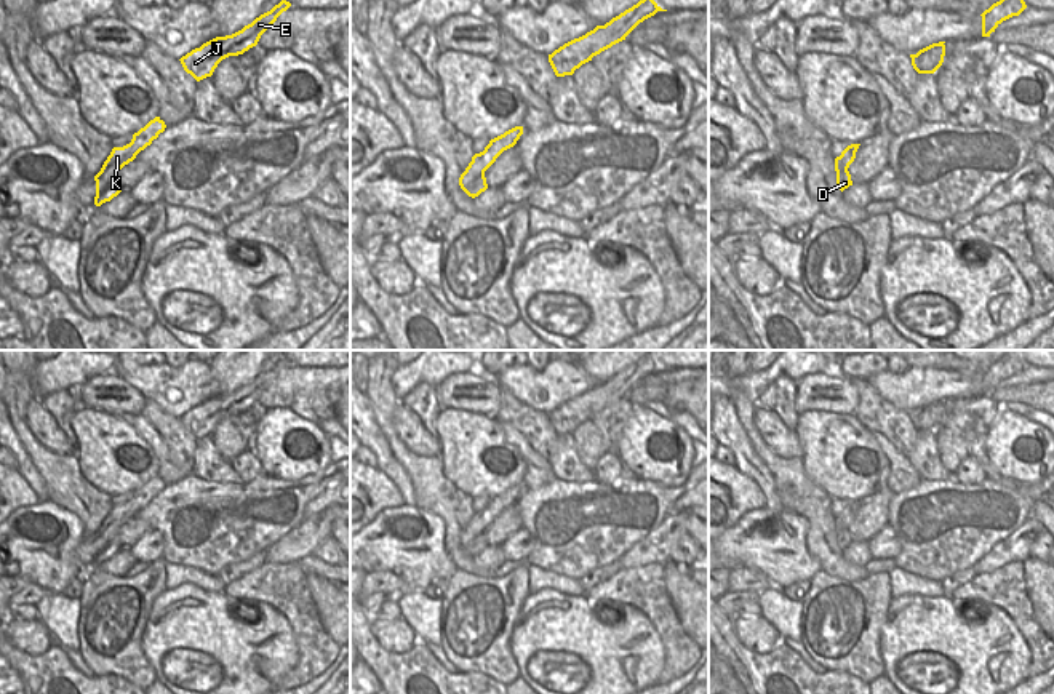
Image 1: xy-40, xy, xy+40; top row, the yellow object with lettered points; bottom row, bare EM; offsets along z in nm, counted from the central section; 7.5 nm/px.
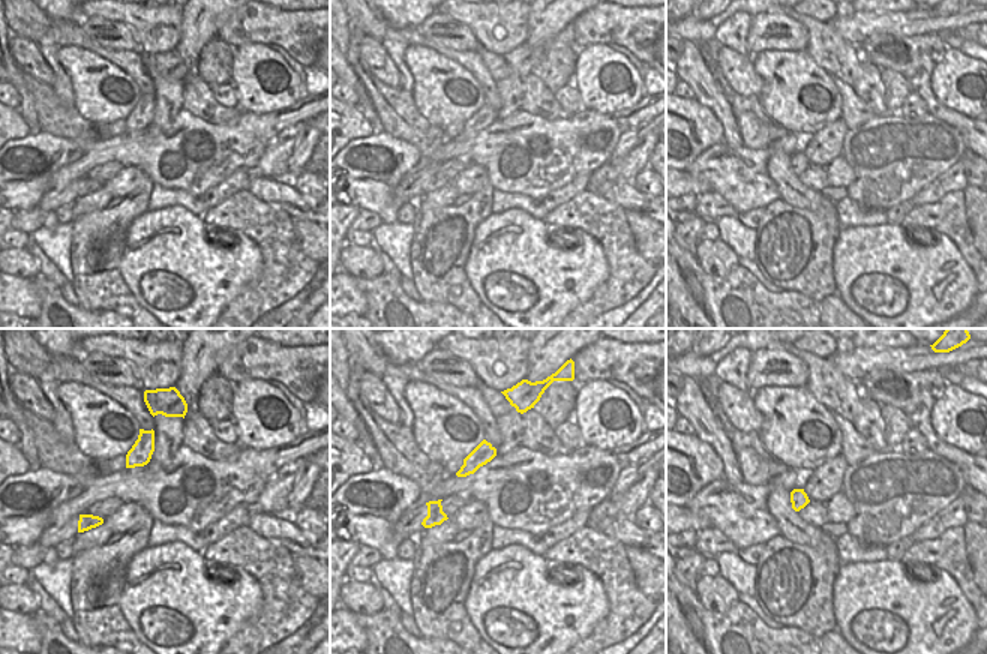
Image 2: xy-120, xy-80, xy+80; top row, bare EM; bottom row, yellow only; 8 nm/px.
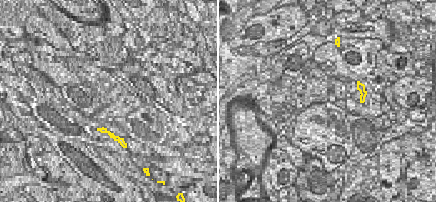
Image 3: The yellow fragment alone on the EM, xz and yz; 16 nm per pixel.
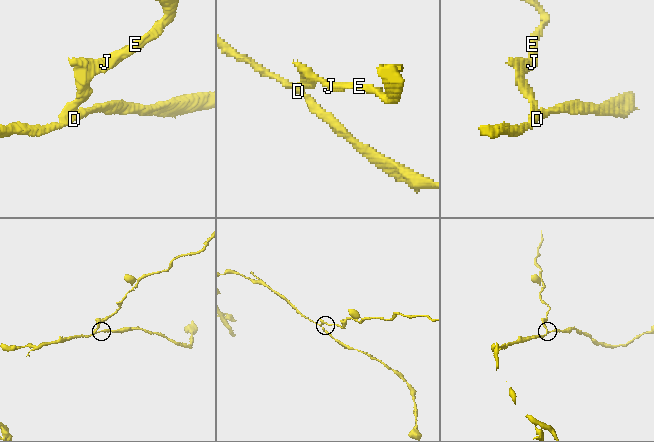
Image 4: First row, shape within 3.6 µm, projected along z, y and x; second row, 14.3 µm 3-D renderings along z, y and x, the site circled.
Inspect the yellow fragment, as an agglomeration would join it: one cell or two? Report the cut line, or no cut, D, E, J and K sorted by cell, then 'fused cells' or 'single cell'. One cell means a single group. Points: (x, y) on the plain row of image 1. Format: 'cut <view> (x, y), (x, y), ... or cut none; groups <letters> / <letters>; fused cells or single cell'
cut xy (483, 531), (469, 542), (461, 536); groups D / E J K; fused cells

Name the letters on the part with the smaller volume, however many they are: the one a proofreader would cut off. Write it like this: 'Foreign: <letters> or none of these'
Foreign: E, J, K.

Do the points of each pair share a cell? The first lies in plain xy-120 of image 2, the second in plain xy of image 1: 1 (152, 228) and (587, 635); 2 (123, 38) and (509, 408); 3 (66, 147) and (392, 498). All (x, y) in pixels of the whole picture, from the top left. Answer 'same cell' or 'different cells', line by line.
1: same cell
2: different cells
3: different cells

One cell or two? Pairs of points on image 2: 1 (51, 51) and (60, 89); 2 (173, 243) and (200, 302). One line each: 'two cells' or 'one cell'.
1: one cell
2: one cell

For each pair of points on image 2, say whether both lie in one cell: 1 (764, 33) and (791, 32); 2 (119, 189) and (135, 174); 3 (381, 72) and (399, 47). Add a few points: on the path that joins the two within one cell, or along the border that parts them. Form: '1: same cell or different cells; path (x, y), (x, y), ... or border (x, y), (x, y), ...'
1: same cell; path (771, 38), (788, 38)
2: same cell; path (123, 185), (131, 177)
3: different cells; border (380, 41), (399, 72), (399, 87)

